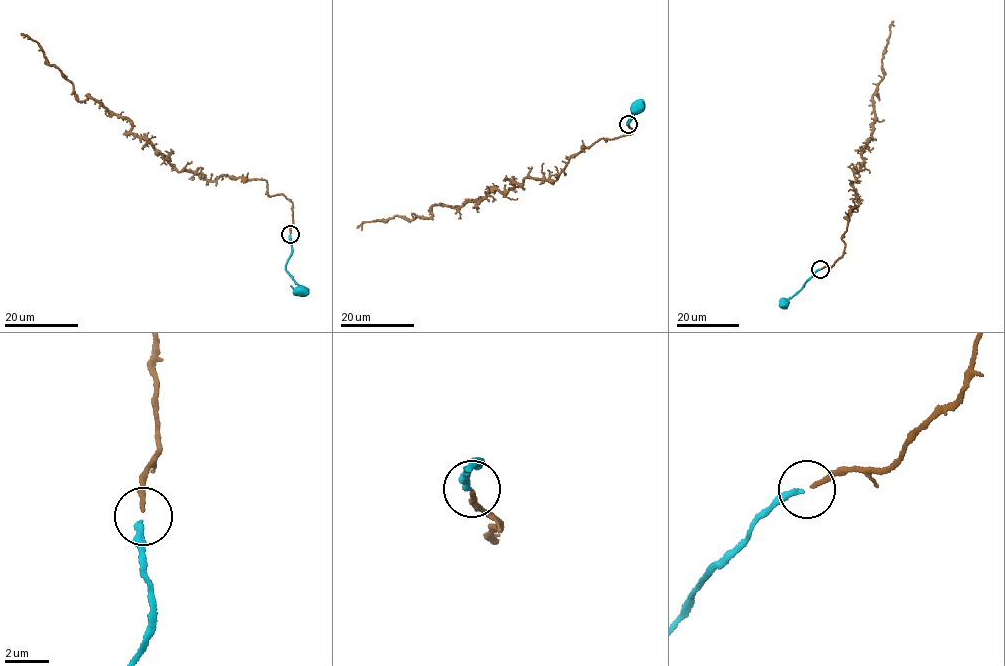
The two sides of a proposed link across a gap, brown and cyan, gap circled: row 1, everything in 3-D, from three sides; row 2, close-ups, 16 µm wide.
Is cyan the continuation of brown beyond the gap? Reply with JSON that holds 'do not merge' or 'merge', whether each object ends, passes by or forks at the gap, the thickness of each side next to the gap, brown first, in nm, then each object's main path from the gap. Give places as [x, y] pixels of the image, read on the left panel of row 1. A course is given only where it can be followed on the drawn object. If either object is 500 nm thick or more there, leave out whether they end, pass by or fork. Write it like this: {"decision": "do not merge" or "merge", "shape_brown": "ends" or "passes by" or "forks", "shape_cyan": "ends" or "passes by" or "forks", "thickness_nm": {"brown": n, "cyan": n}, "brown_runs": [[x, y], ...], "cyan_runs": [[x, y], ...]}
{"decision": "merge", "shape_brown": "ends", "shape_cyan": "ends", "thickness_nm": {"brown": 190, "cyan": 260}, "brown_runs": [[291, 233], [292, 205], [269, 196], [266, 181], [179, 172], [127, 119], [90, 96], [80, 102], [21, 33]], "cyan_runs": [[290, 235], [292, 250], [286, 268], [302, 290], [300, 292]]}

